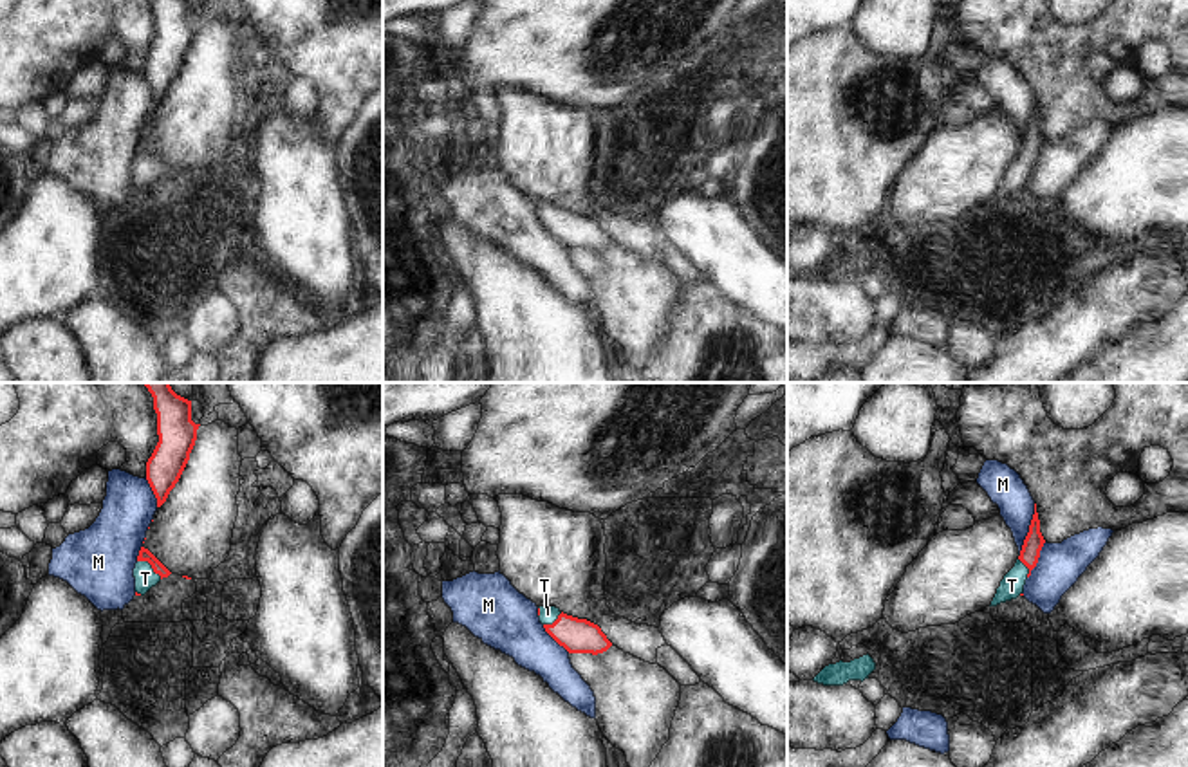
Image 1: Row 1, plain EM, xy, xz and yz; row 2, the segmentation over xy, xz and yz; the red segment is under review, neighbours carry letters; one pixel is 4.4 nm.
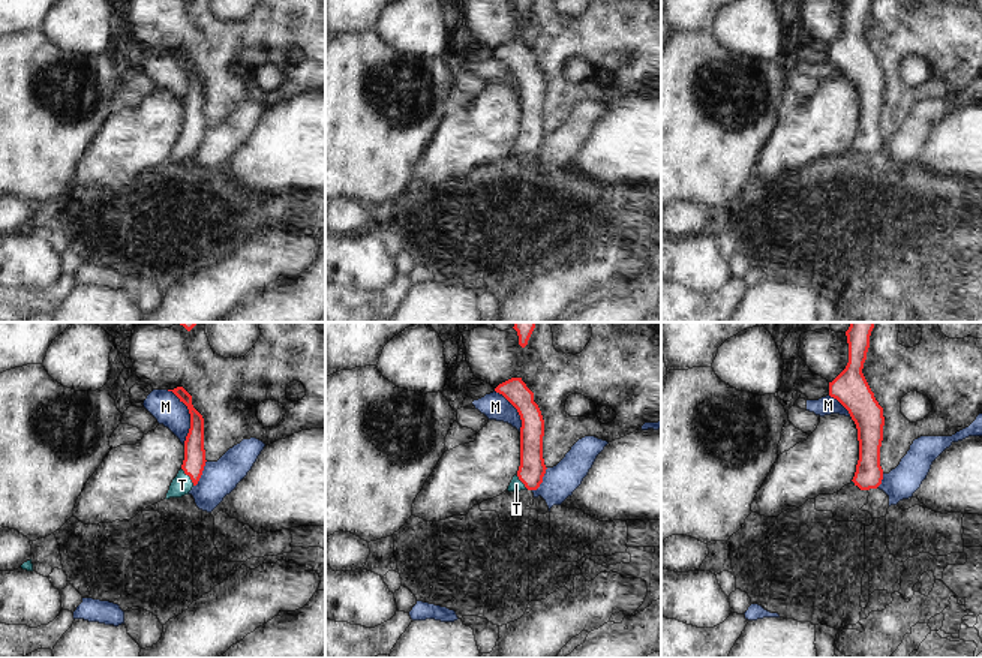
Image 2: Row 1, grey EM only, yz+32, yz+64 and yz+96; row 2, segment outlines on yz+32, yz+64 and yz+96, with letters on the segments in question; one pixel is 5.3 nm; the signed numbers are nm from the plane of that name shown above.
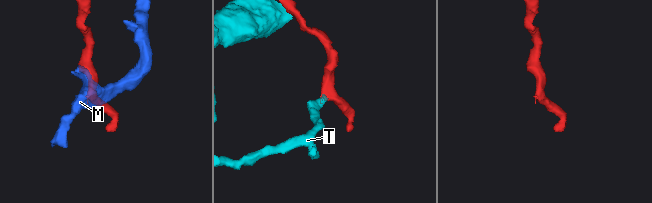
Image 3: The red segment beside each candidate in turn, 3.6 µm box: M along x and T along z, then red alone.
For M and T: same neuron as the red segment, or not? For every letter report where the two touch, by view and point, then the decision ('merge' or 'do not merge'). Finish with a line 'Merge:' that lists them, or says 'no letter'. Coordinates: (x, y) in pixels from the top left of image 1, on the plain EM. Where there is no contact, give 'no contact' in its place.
M: meets red in yz at (1030, 125); do not merge
T: meets red in xy at (150, 159); merge
Merge: T

